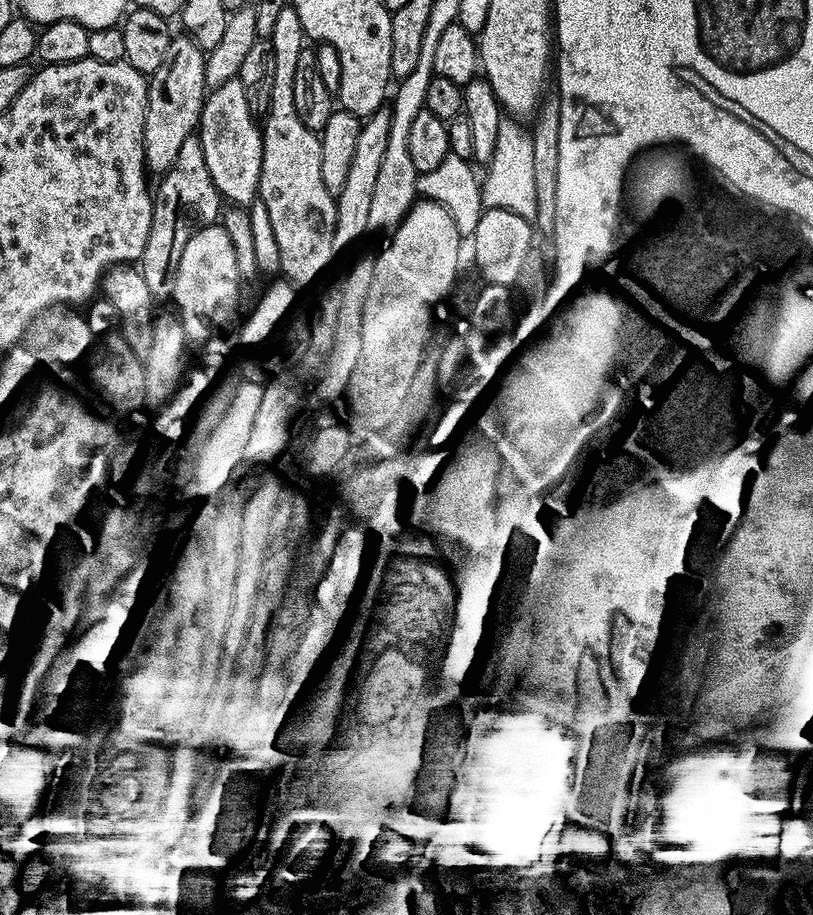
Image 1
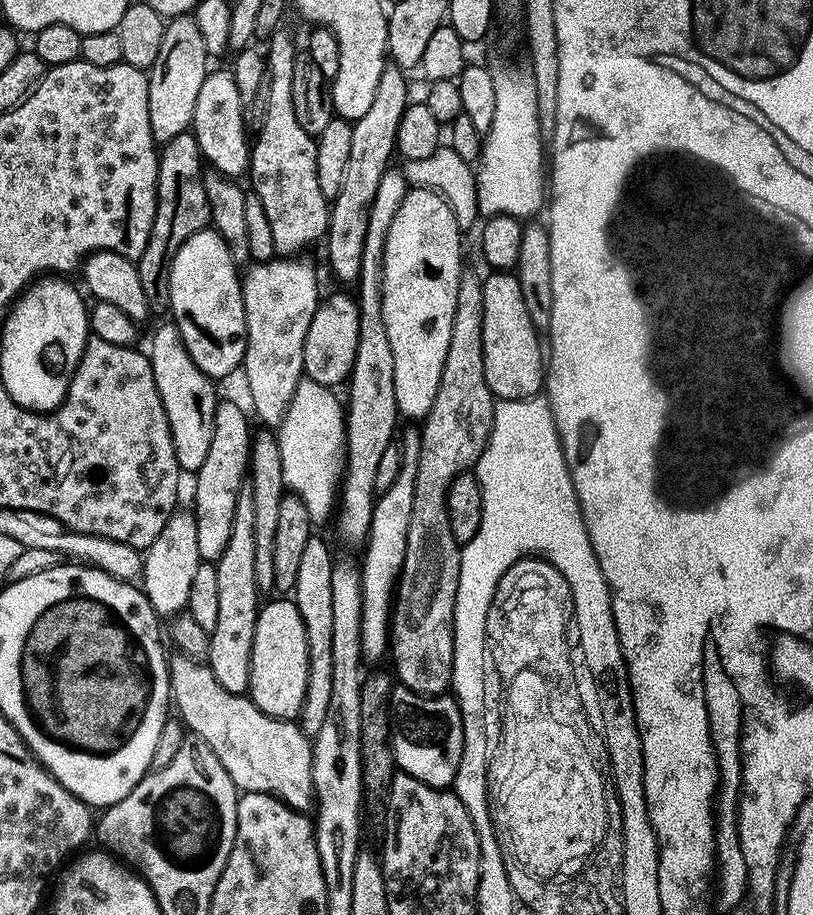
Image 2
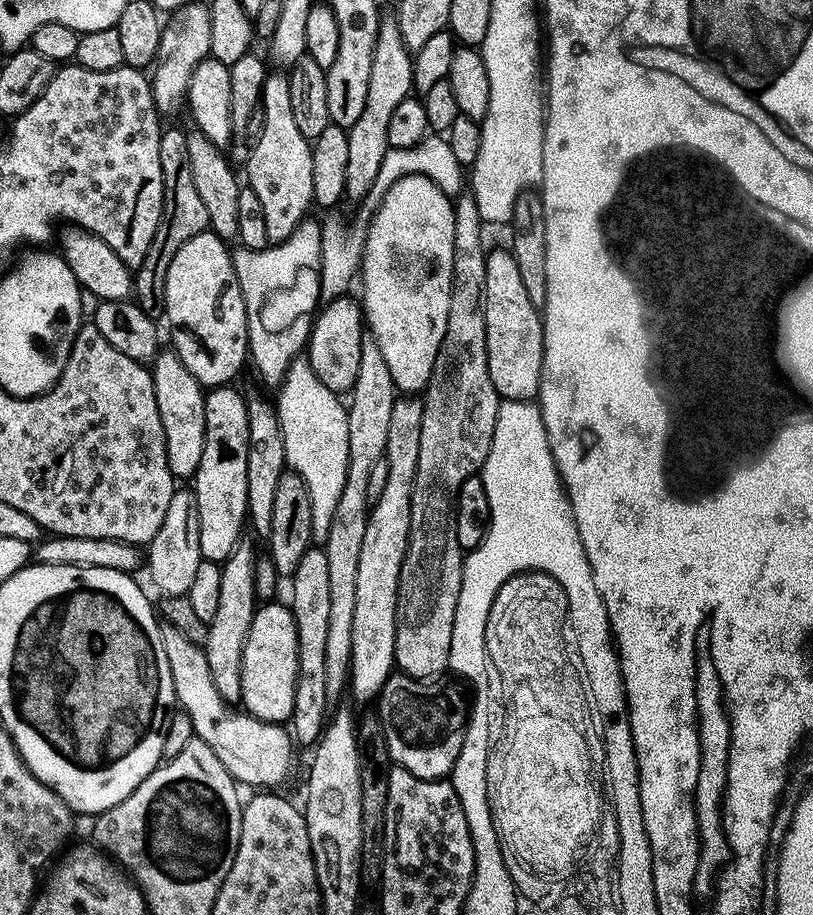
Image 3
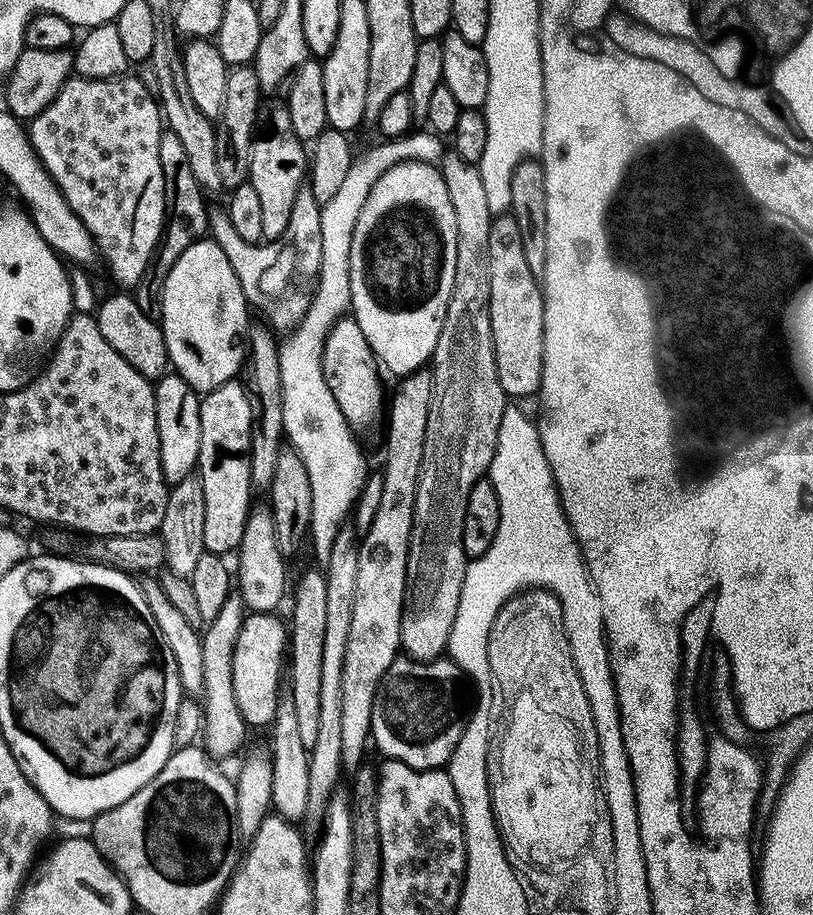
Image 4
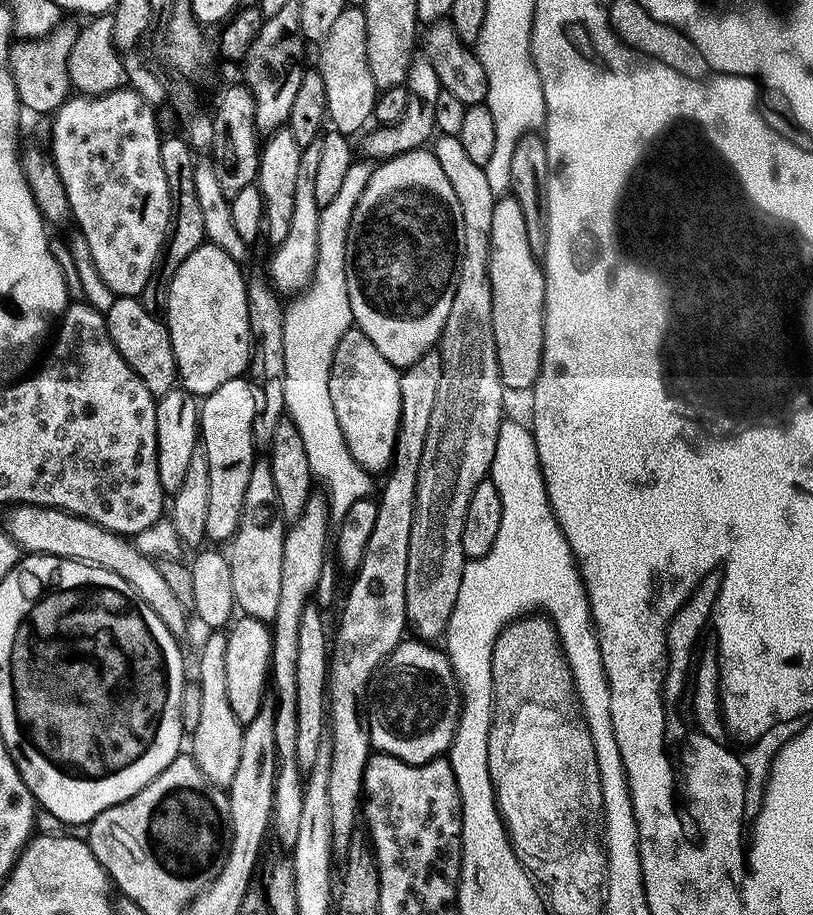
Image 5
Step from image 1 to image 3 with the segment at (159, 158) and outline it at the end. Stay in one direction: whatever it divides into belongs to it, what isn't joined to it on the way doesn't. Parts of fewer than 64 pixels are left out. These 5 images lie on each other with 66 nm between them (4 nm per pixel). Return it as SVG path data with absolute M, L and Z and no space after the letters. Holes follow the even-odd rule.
M189 2L186 6L177 8L163 21L164 29L158 46L156 63L150 72L152 93L156 110L161 117L168 118L186 104L190 78L200 61L209 59L210 46L210 10L208 4ZM153 71L153 72L152 72Z

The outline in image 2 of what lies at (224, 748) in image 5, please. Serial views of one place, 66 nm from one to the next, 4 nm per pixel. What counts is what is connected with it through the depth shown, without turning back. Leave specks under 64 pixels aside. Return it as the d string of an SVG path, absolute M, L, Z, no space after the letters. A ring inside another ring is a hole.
M245 486L238 494L238 506L234 506L230 542L215 561L218 574L218 622L210 633L210 646L206 663L224 694L244 694L250 682L250 654L254 646L256 614L262 607L262 593L254 578L254 498L251 487Z

